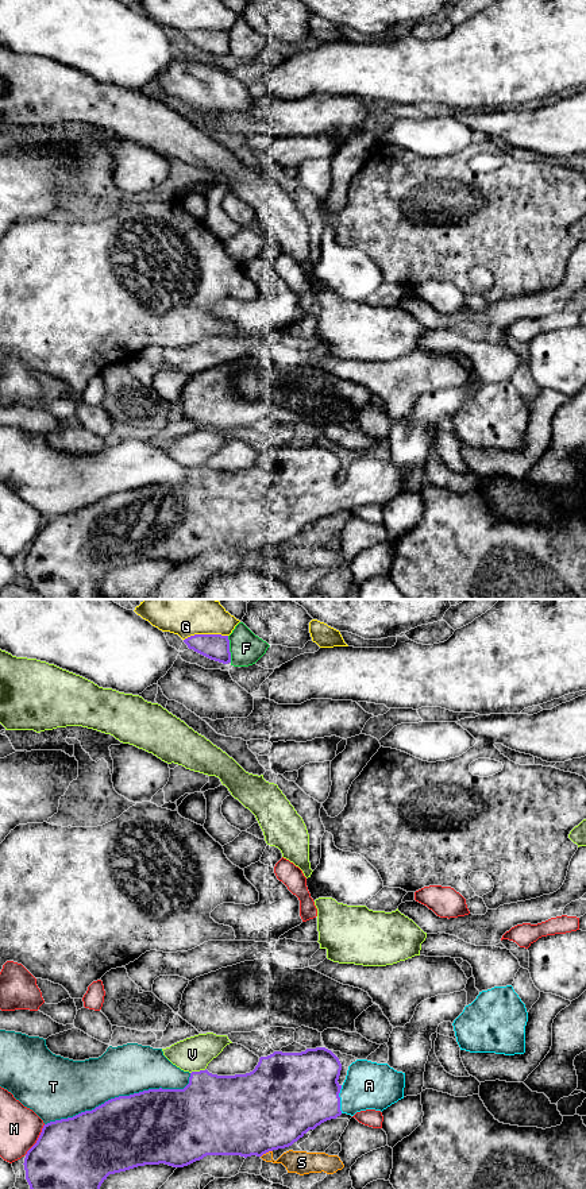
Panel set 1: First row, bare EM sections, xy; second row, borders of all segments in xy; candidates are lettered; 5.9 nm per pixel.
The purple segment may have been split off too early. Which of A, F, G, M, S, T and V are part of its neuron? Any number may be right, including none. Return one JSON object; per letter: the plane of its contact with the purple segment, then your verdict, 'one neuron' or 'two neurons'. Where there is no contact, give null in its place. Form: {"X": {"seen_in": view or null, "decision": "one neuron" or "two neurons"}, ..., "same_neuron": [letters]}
{"A": {"seen_in": "xy", "decision": "one neuron"}, "F": {"seen_in": "xy", "decision": "two neurons"}, "G": {"seen_in": "xy", "decision": "two neurons"}, "M": {"seen_in": "xy", "decision": "two neurons"}, "S": {"seen_in": "xy", "decision": "two neurons"}, "T": {"seen_in": "xy", "decision": "two neurons"}, "V": {"seen_in": "xy", "decision": "two neurons"}, "same_neuron": ["A"]}

